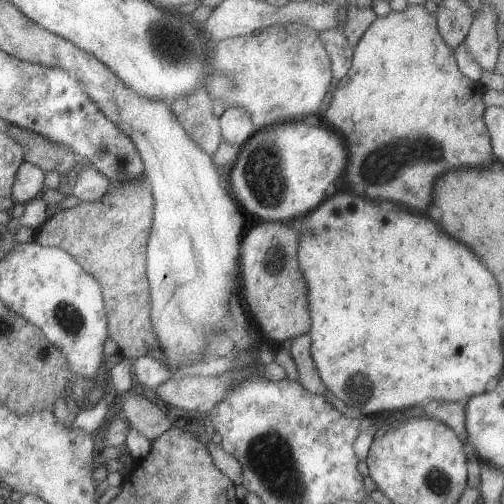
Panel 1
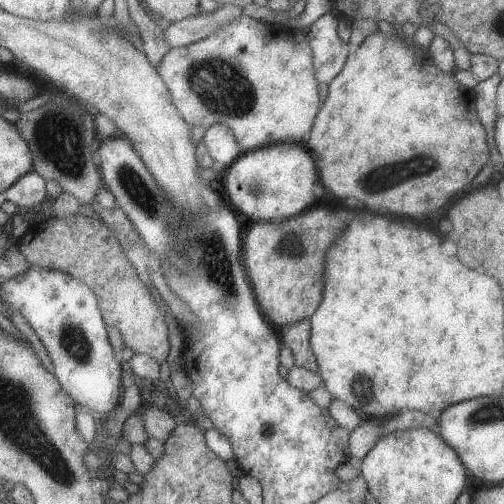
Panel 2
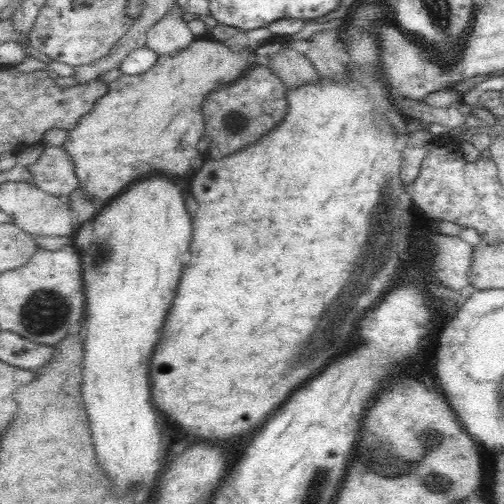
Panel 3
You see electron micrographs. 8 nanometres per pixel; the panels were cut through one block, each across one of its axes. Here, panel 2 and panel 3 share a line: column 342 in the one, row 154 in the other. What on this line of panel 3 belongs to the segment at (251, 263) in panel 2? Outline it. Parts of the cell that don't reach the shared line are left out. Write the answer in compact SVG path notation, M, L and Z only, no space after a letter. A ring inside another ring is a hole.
M252 66L236 82L210 92L204 100L202 114L212 146L218 146L222 156L232 156L250 144L256 144L262 136L284 122L284 116L288 114L286 90L288 88L280 76L276 76L276 72L272 72L268 66Z

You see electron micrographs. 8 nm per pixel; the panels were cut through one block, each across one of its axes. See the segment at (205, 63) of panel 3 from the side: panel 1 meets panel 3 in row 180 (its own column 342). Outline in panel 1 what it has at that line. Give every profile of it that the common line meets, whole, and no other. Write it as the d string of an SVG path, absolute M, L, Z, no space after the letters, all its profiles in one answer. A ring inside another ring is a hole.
M407 4L403 10L399 12L389 12L387 16L383 18L375 18L369 28L365 30L363 38L359 40L359 44L353 48L353 60L351 60L351 70L339 80L339 88L333 92L333 98L331 98L331 104L329 108L325 110L323 116L323 124L331 126L333 130L337 130L345 144L347 144L347 150L349 150L349 162L347 162L347 168L345 168L345 174L347 174L347 180L351 182L351 186L361 186L363 188L363 196L369 198L369 200L389 200L389 202L395 202L399 204L401 208L407 208L411 212L417 212L417 214L427 214L427 208L433 204L433 180L435 176L441 176L443 172L447 170L457 170L457 168L479 168L479 166L485 166L485 158L493 158L493 146L491 146L491 136L487 132L487 126L483 122L483 112L485 112L485 106L483 106L483 100L481 96L485 94L485 86L481 86L479 82L473 82L469 78L465 78L461 72L459 72L459 66L455 62L455 52L453 48L449 48L449 44L443 40L439 28L437 28L437 18L435 14L427 12L425 6L415 6L415 4ZM411 114L421 114L419 118L415 118L411 122Z

